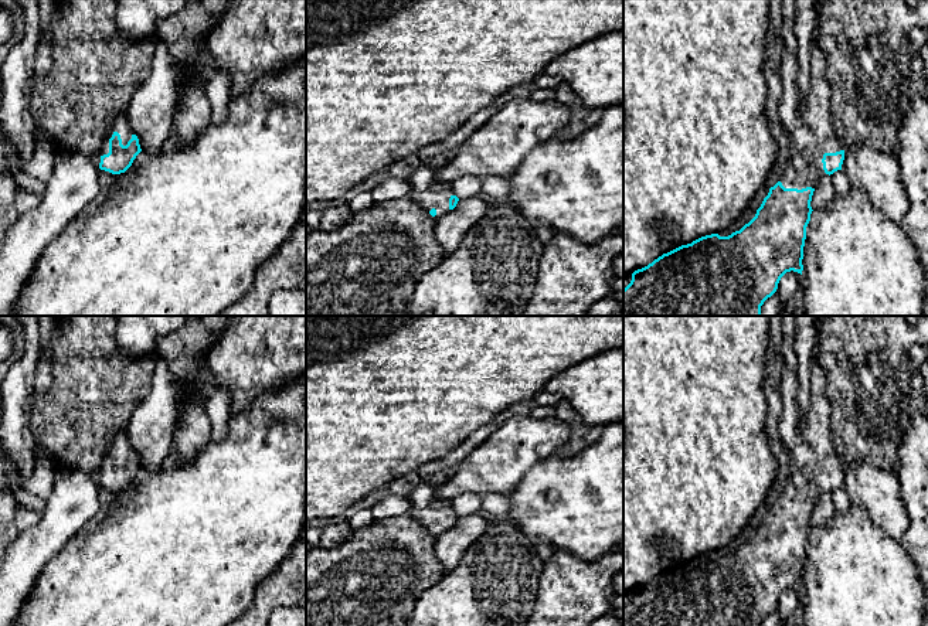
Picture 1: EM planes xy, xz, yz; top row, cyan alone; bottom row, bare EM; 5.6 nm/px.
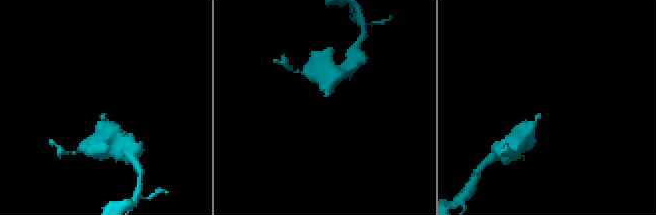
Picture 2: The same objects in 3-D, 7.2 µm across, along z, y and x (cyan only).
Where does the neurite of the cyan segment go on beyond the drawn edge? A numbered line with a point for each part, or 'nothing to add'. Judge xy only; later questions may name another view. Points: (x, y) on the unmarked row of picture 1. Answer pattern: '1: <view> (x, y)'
1: xy (121, 442)

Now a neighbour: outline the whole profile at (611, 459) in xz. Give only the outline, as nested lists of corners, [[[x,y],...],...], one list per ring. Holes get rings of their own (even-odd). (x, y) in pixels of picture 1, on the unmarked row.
[[[623,421],[604,426],[599,440],[575,456],[548,456],[524,474],[507,494],[510,507],[503,517],[517,524],[534,542],[548,542],[554,550],[565,550],[584,561],[594,561],[615,550],[623,540]]]

